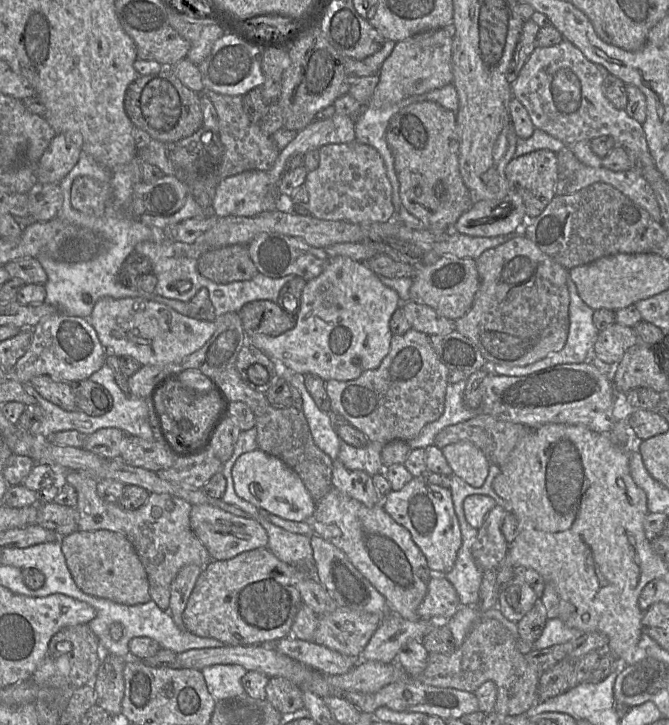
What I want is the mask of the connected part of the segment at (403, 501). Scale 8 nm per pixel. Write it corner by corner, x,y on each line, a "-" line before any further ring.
413,477
402,489
382,496
384,510
411,534
415,544
426,557
430,570
446,574
452,570
462,535
449,488
429,484
422,477

